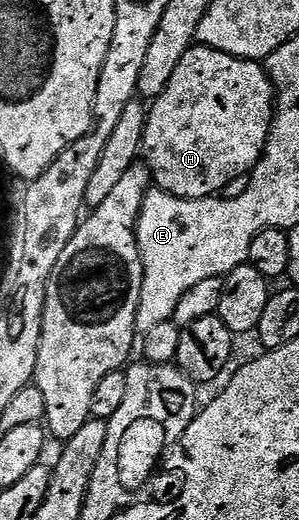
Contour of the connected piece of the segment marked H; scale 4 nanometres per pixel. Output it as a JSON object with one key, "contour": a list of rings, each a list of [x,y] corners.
{"contour":[[[191,46],[184,60],[180,60],[176,72],[172,72],[168,88],[164,88],[159,98],[153,99],[146,115],[142,154],[150,167],[153,185],[177,198],[221,195],[232,180],[250,174],[262,159],[275,117],[276,91],[262,62],[228,56],[211,46]]]}

